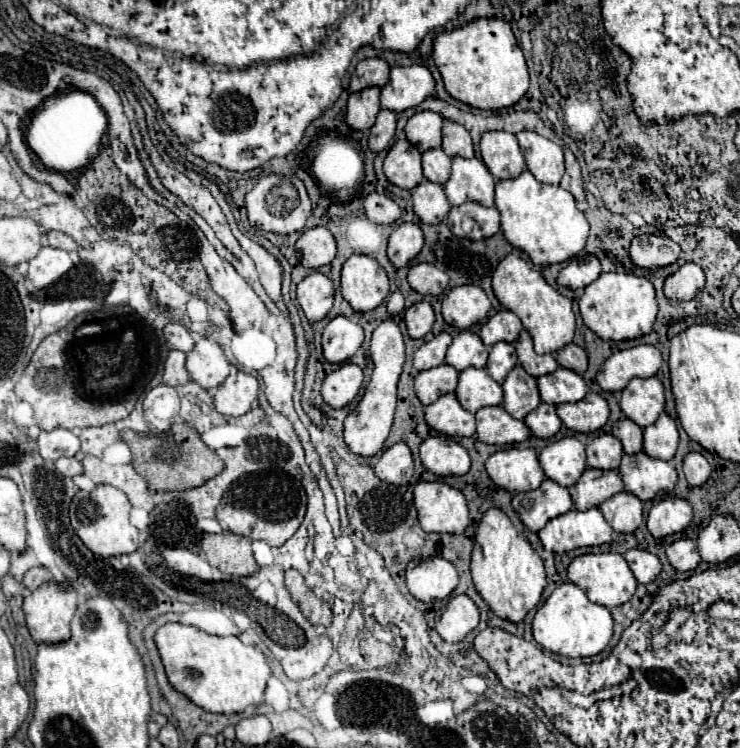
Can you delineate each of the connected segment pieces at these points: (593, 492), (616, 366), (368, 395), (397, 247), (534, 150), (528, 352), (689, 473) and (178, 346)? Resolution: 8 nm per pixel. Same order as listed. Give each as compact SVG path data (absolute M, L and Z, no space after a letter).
M587 468L573 486L573 502L577 510L589 510L617 492L623 492L623 480L617 470Z
M637 344L615 352L597 374L597 384L605 392L621 392L631 378L655 376L661 368L661 352L651 344Z
M393 318L381 322L371 338L371 358L375 362L371 382L365 388L363 398L359 400L357 408L345 418L345 442L347 446L359 456L373 456L377 454L391 430L395 404L397 404L397 382L401 376L401 368L405 362L405 340L399 324Z
M403 222L389 236L387 256L395 268L401 268L409 264L421 252L421 248L423 248L423 232L419 224Z
M519 132L517 140L525 152L529 172L543 184L559 184L565 172L561 146L537 132Z
M523 330L515 342L517 348L517 356L519 356L519 364L525 368L525 372L529 372L531 376L539 378L543 374L555 372L559 368L557 358L553 354L537 354L533 350L533 338L527 330Z
M689 452L683 462L683 472L691 486L701 486L711 476L711 464L699 452Z
M169 322L163 328L163 334L169 342L169 346L173 350L181 350L181 352L191 352L195 346L195 336L191 334L191 330L179 322Z

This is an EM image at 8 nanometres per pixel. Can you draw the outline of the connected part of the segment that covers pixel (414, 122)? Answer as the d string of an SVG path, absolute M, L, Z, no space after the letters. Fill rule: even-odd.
M431 110L425 112L415 112L405 126L407 140L419 150L427 152L431 148L441 146L441 126L443 126L443 116Z

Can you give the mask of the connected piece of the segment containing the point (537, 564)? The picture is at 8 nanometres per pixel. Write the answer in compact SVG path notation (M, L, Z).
M497 506L487 508L477 522L471 576L477 592L489 604L489 608L497 616L511 622L521 622L525 614L539 604L543 588L547 586L547 574L541 556L535 552L531 542L521 536L511 518Z

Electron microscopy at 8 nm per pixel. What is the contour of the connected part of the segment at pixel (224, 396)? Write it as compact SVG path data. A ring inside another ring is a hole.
M233 368L227 380L213 394L217 412L225 416L243 416L255 404L259 396L259 380L253 374Z

